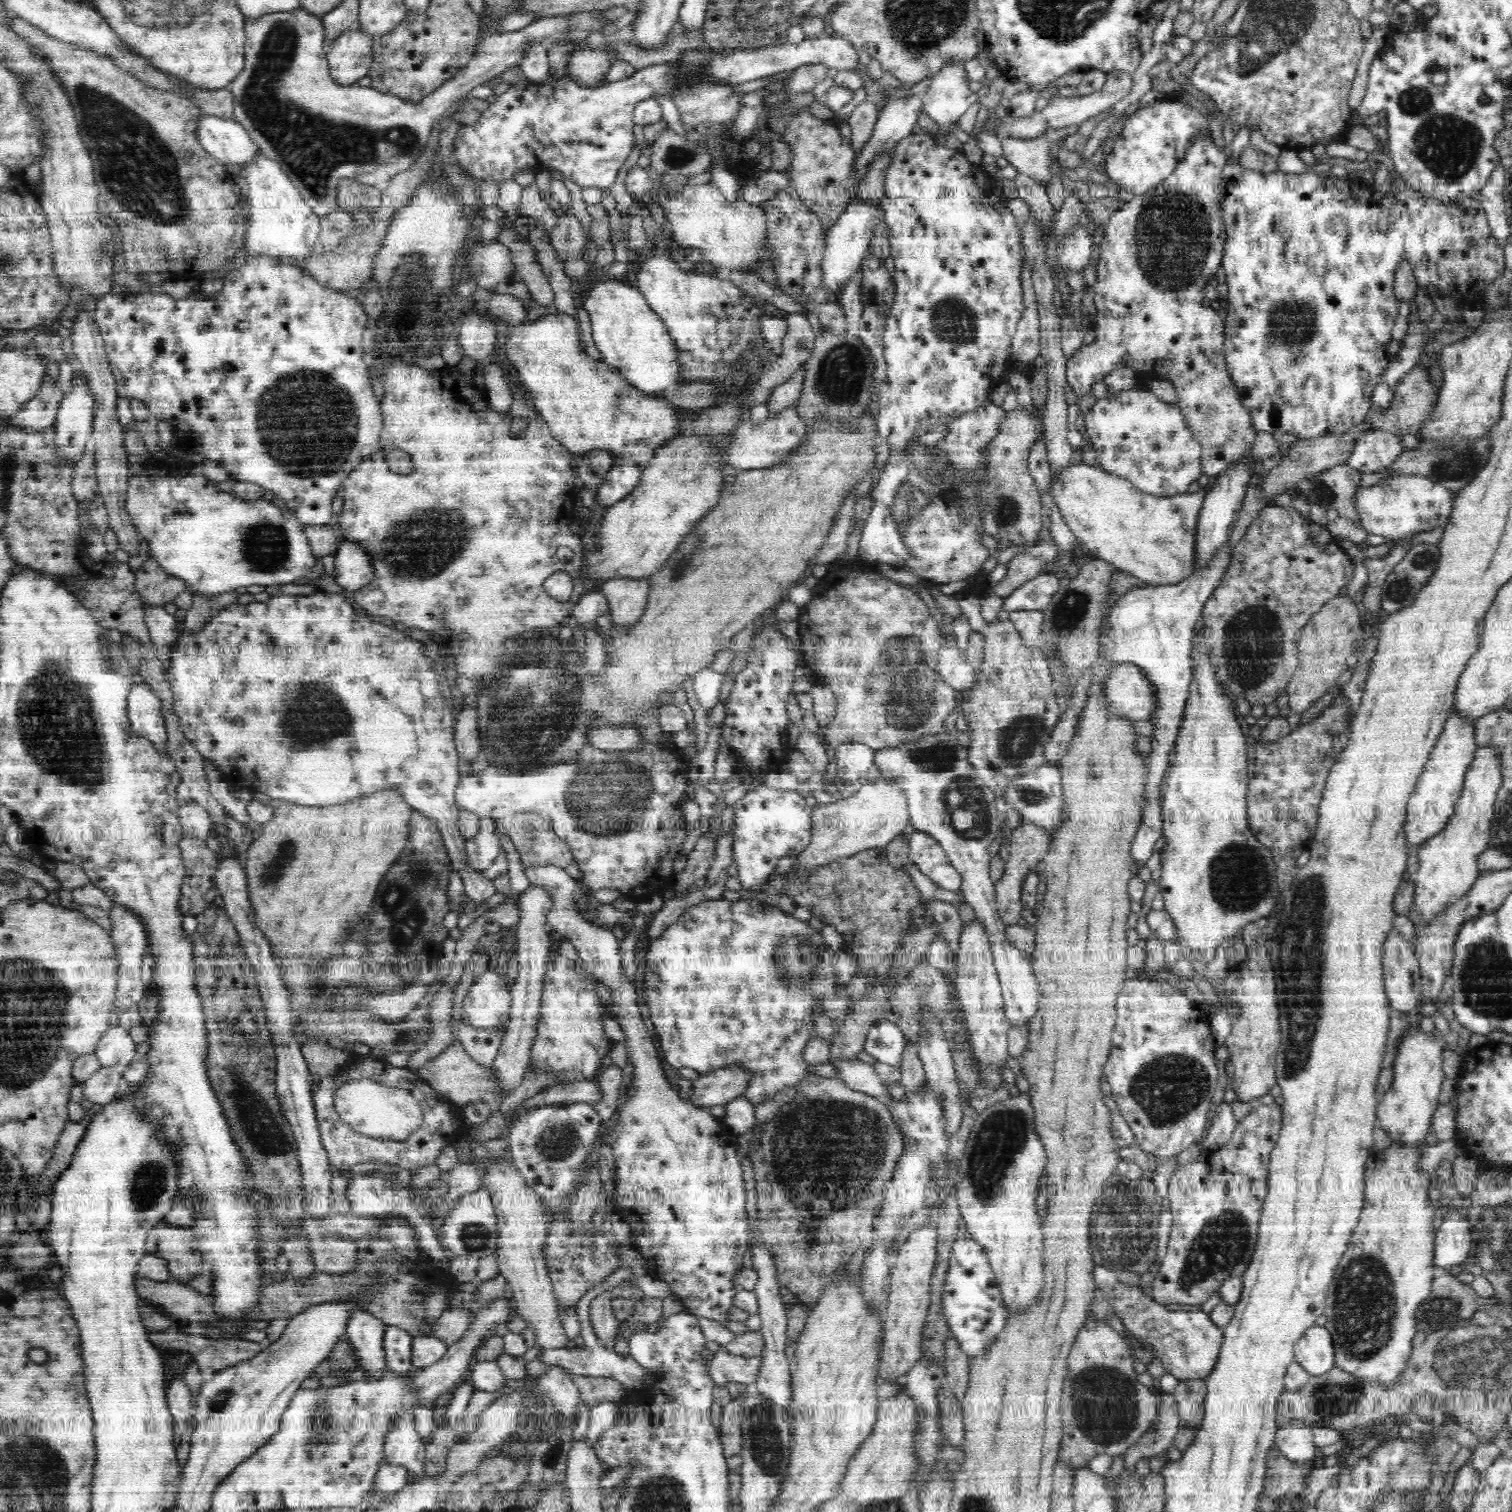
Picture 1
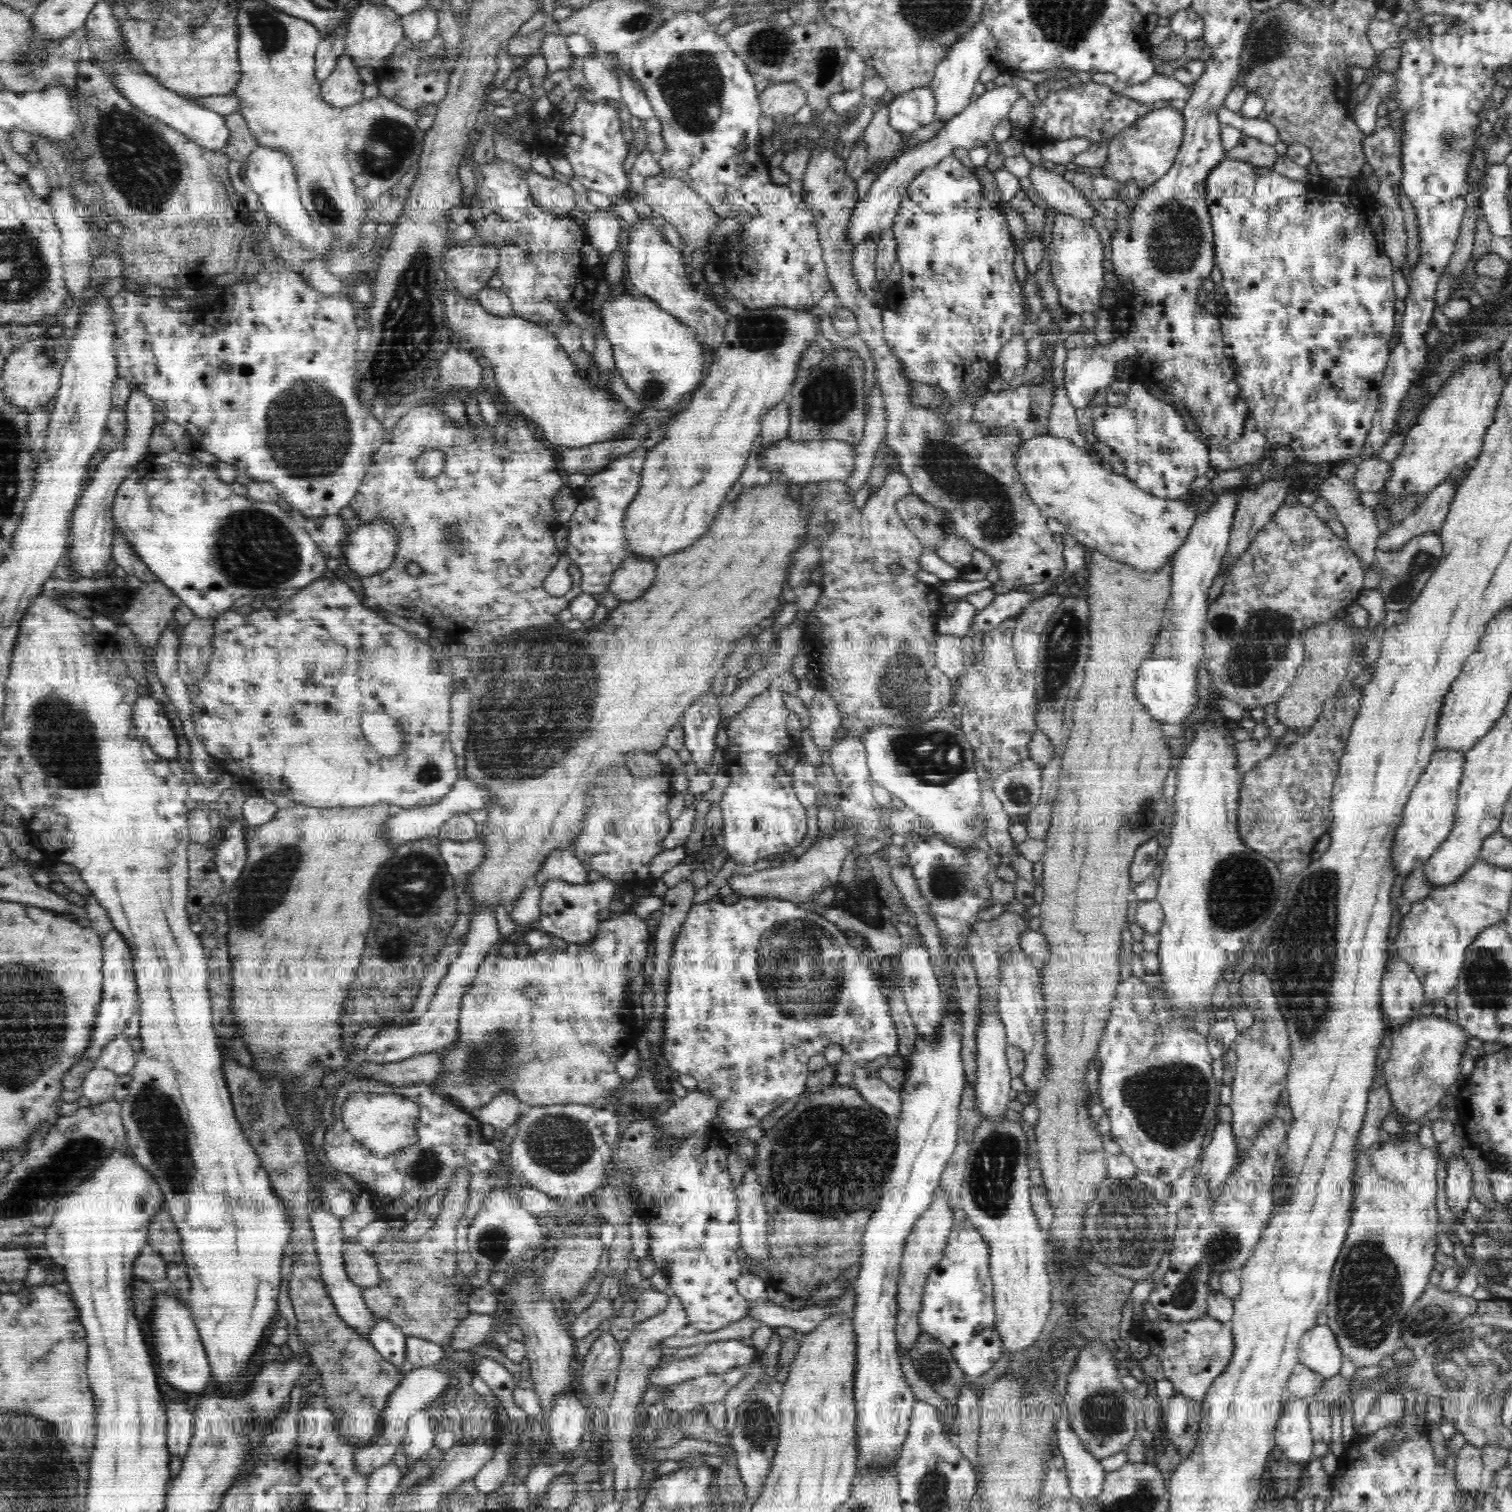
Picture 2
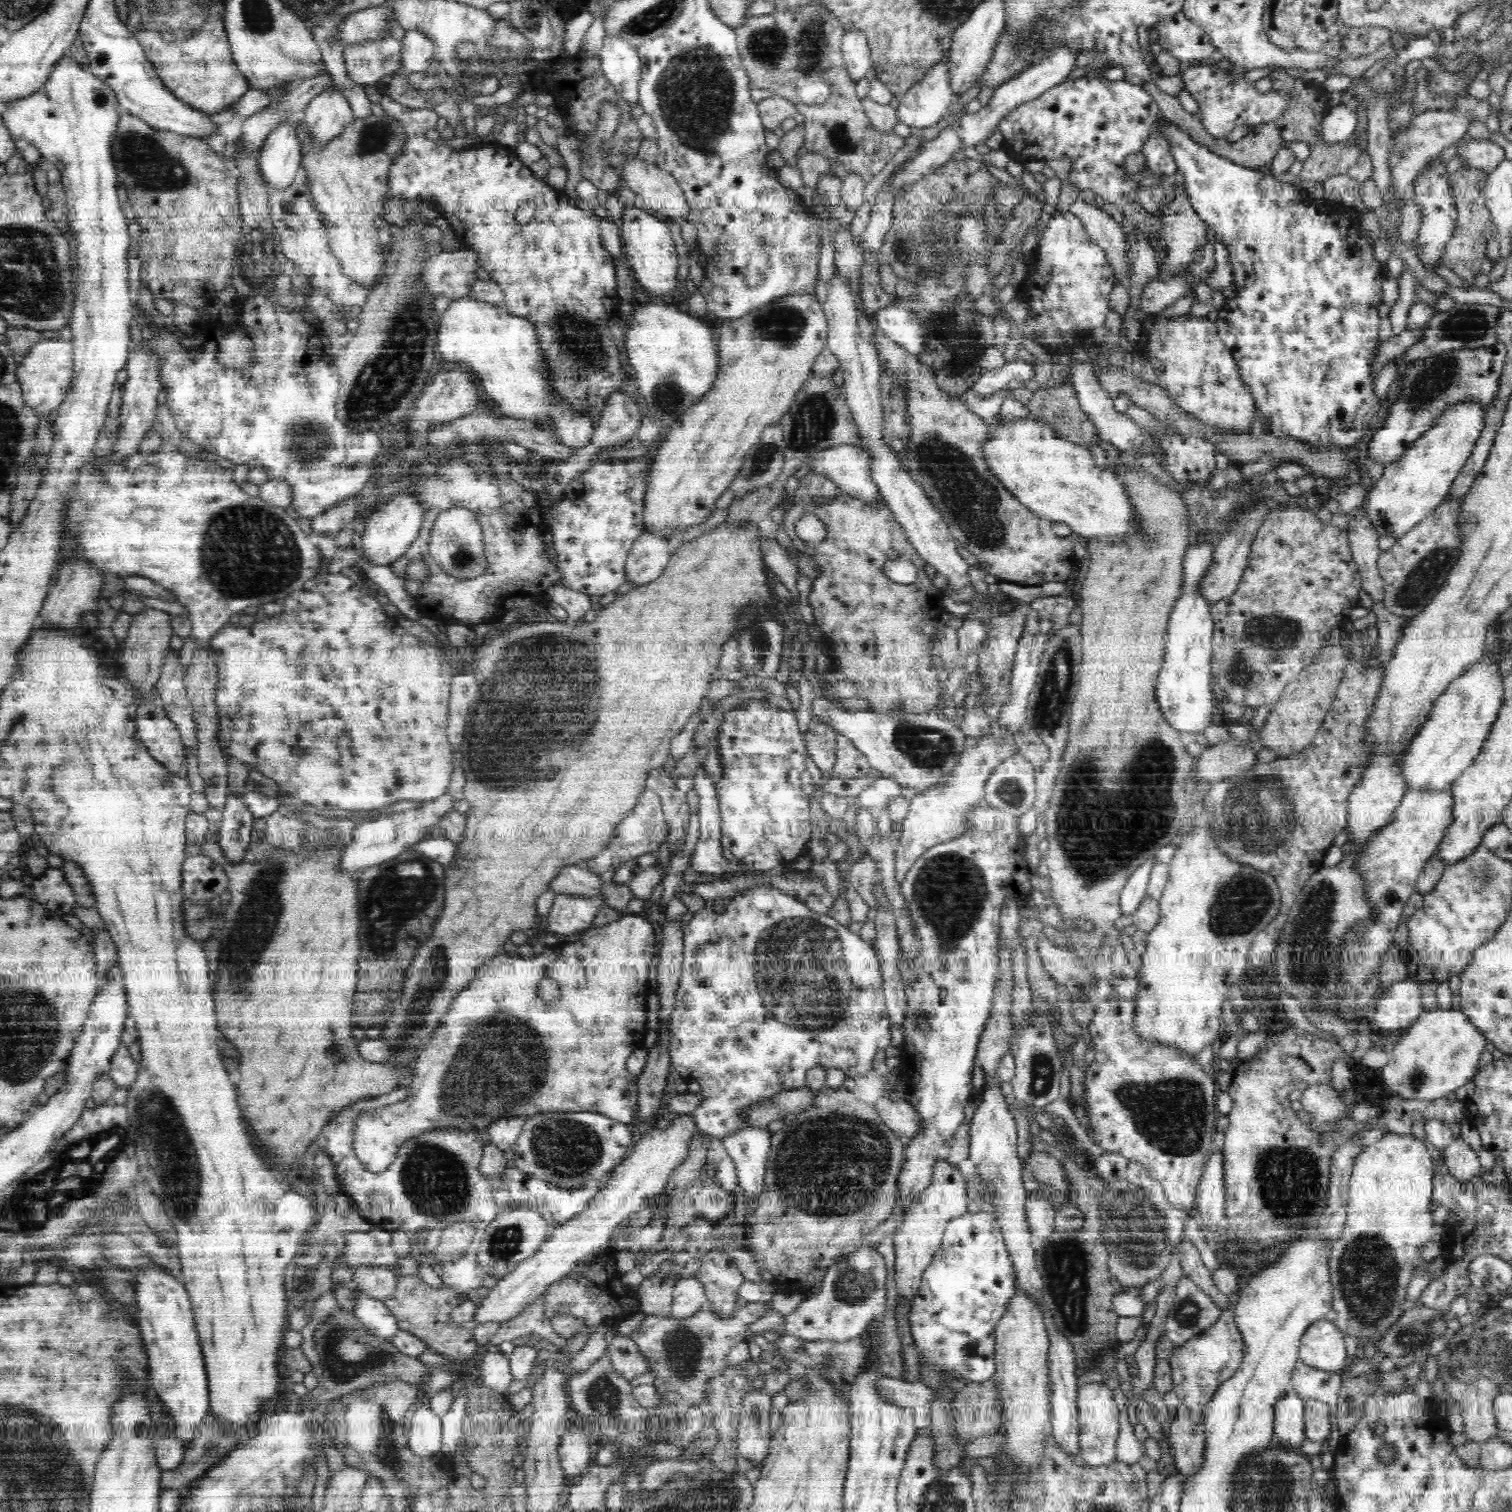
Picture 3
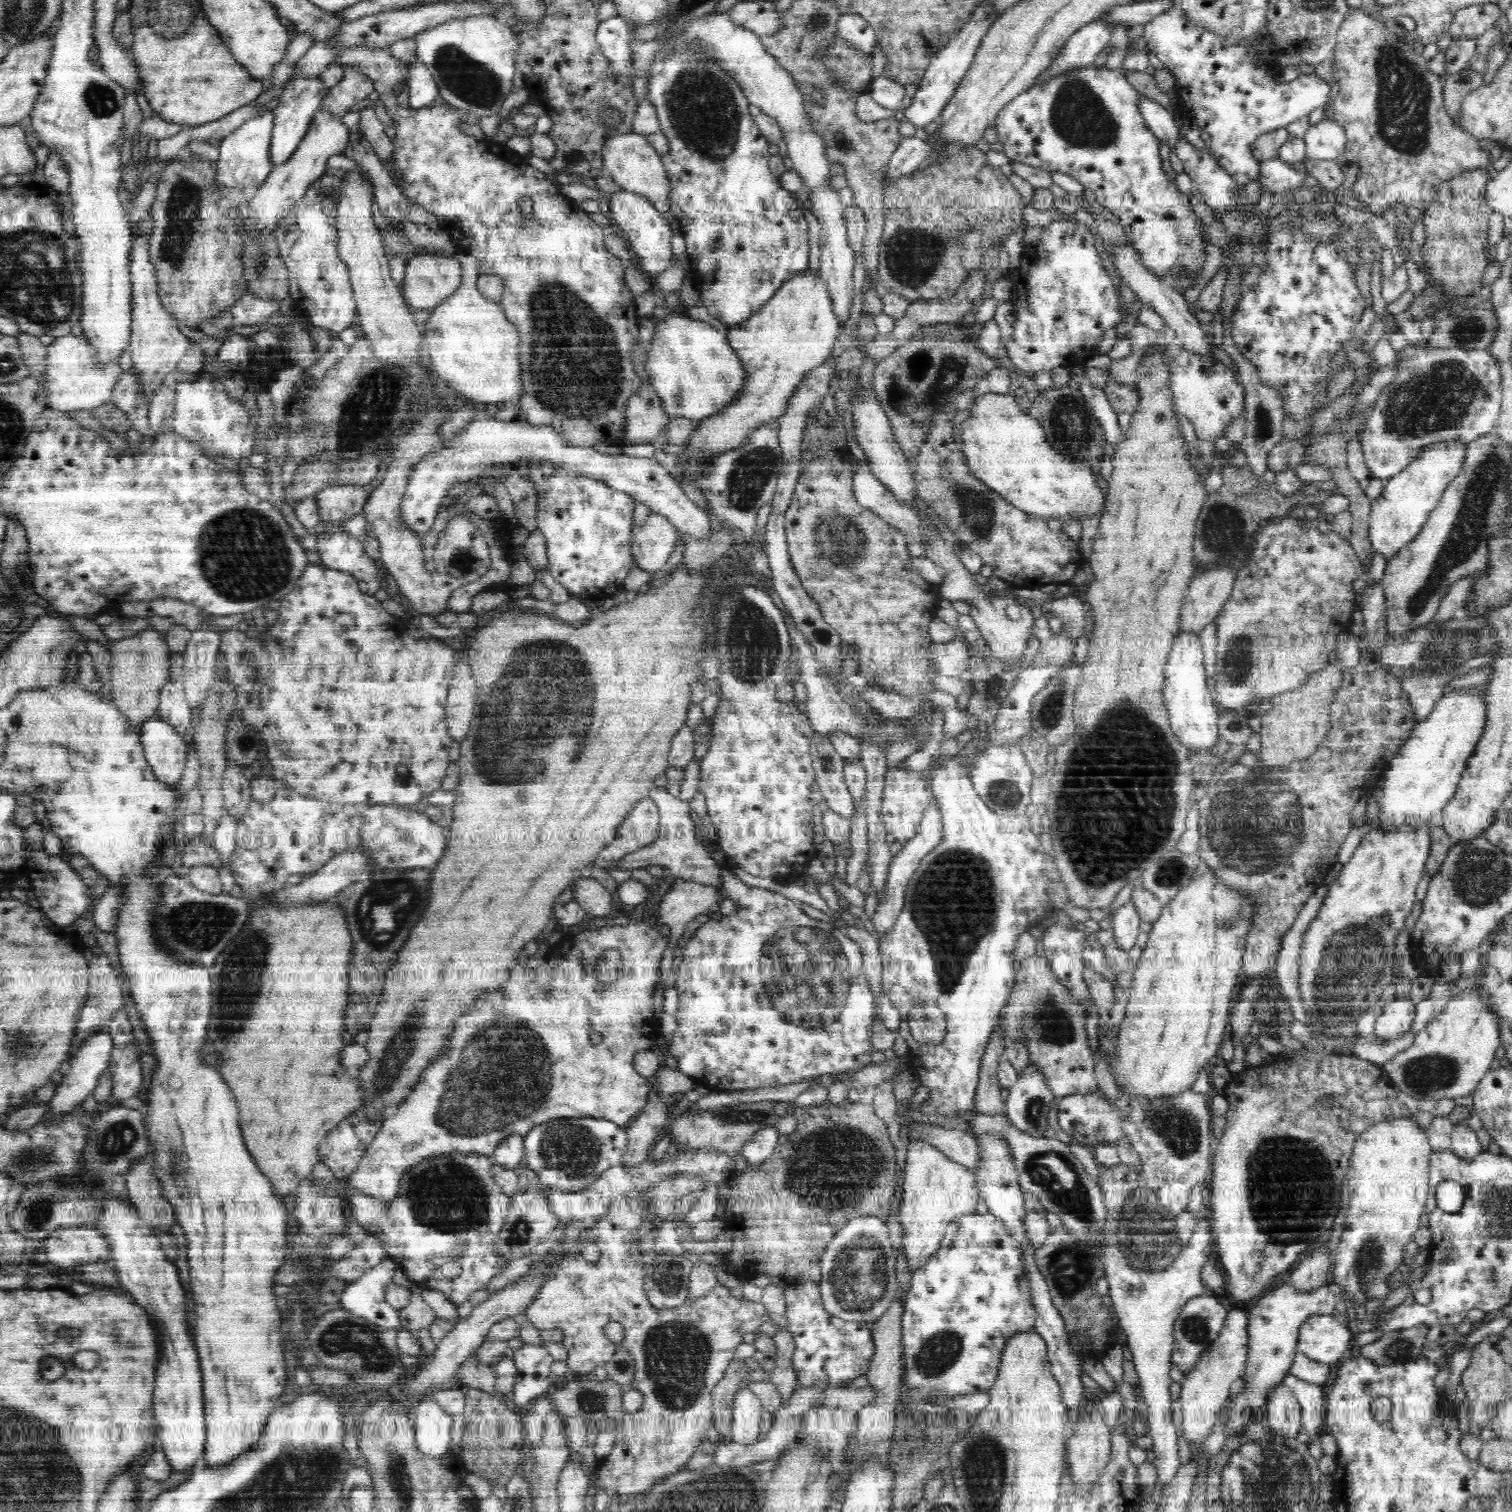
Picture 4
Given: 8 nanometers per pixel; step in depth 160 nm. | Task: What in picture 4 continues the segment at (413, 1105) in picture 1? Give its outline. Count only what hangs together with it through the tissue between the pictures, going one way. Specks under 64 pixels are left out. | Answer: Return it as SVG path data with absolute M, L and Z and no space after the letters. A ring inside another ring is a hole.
M631 919L626 926L607 924L597 929L585 930L579 932L574 936L572 944L568 942L568 948L560 948L556 946L554 952L554 970L552 968L538 968L538 970L530 970L530 968L522 968L522 966L514 966L510 972L510 980L500 988L502 994L488 994L486 998L482 998L482 1002L478 1002L478 1006L468 1012L466 1016L462 1016L456 1022L456 1030L452 1034L452 1044L450 1044L450 1052L440 1058L438 1062L434 1062L422 1076L420 1082L416 1084L416 1088L412 1090L412 1094L408 1094L405 1100L398 1106L398 1112L394 1109L389 1116L382 1120L381 1127L376 1132L376 1136L372 1141L365 1146L364 1156L361 1157L358 1169L352 1174L351 1182L358 1190L363 1190L364 1194L369 1194L372 1198L378 1201L392 1201L398 1194L398 1186L401 1184L401 1178L404 1172L410 1168L410 1165L416 1165L422 1160L428 1160L428 1157L437 1155L438 1153L446 1152L476 1152L483 1153L484 1156L490 1156L494 1150L498 1148L498 1144L517 1134L524 1137L525 1134L534 1125L542 1124L542 1122L550 1119L559 1118L576 1118L576 1117L604 1117L604 1120L610 1120L614 1124L626 1127L636 1116L641 1112L646 1102L648 1102L648 1092L650 1092L650 1078L642 1076L636 1072L633 1067L633 1056L638 1051L653 1050L656 1046L656 1040L659 1036L658 1025L654 1018L654 1003L652 1001L652 992L658 983L658 972L662 960L662 954L666 950L669 940L667 934L658 932L656 929ZM616 949L620 951L622 957L622 965L619 969L618 978L616 982L610 984L603 984L597 979L596 964L598 964L598 957L604 950ZM592 1032L600 1032L602 1034L602 1042L594 1044L590 1042L590 1034Z

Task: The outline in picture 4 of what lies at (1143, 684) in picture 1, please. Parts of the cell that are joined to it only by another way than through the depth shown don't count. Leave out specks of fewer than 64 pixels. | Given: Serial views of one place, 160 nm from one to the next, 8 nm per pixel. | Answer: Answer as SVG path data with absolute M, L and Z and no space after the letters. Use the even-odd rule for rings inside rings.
M1180 634L1173 638L1172 648L1168 652L1168 662L1164 670L1165 686L1163 700L1172 733L1176 734L1183 744L1196 752L1208 751L1218 744L1218 720L1222 710L1215 705L1214 696L1210 696L1211 682L1206 682L1206 670L1202 660L1200 638L1192 634Z

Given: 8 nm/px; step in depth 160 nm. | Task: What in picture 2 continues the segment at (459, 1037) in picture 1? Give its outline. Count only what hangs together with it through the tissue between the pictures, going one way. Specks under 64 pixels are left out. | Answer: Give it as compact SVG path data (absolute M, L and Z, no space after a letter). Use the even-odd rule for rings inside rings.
M490 910L474 912L474 918L471 918L470 922L472 922L472 926L469 926L465 943L458 957L452 962L450 970L439 982L425 1013L419 1017L418 1021L412 1022L406 1027L387 1028L378 1032L376 1036L374 1035L374 1038L367 1044L366 1062L374 1064L398 1062L418 1054L451 1047L458 1042L461 998L475 979L482 959L491 952L490 948L503 941L500 931L498 931L496 918Z

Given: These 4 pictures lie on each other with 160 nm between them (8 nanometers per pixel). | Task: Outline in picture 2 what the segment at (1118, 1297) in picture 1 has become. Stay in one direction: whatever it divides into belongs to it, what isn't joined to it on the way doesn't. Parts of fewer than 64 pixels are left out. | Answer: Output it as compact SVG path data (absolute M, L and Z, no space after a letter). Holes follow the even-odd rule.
M1202 1316L1184 1322L1148 1322L1146 1320L1146 1322L1138 1324L1136 1332L1138 1332L1138 1337L1140 1332L1148 1332L1148 1334L1142 1334L1142 1338L1148 1344L1151 1353L1160 1359L1165 1378L1173 1384L1177 1393L1194 1400L1203 1400L1208 1388L1212 1386L1212 1380L1216 1380L1216 1377L1224 1372L1229 1358L1232 1356L1233 1338L1230 1325L1210 1316Z

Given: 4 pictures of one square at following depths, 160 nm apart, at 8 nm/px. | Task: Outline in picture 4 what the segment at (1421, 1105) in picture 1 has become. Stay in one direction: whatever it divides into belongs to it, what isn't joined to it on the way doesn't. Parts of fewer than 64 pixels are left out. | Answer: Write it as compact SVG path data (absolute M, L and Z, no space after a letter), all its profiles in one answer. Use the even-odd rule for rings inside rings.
M1474 987L1452 998L1424 1030L1416 1033L1406 1050L1380 1066L1398 1090L1415 1099L1460 1098L1476 1090L1477 1084L1490 1070L1500 1045L1496 1018L1483 1002L1479 988Z

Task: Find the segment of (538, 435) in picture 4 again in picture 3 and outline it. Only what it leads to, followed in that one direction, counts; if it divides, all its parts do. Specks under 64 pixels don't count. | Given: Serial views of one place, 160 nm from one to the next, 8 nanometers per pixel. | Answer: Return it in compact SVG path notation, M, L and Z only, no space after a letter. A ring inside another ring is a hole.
M412 496L391 498L381 504L368 519L364 520L366 528L363 535L356 539L356 546L362 556L376 565L391 565L398 560L417 539L421 527L421 508Z

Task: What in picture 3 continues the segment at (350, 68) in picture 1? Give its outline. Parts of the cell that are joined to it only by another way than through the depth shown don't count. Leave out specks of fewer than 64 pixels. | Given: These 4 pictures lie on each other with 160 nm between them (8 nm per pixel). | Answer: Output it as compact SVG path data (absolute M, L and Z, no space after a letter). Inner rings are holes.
M339 89L324 90L314 96L305 108L304 116L310 131L321 142L336 137L354 118L348 97Z

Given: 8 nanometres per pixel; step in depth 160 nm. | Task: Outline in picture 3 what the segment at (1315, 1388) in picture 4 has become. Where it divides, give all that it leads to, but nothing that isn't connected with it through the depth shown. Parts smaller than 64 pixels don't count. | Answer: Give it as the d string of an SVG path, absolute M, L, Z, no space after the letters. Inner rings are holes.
M1316 1399L1304 1401L1305 1406L1305 1435L1308 1440L1323 1442L1330 1436L1330 1406Z

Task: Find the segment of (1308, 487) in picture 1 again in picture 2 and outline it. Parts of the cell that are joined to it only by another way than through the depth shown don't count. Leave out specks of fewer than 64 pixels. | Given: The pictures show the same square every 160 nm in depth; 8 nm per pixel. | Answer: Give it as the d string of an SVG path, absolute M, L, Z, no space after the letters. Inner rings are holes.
M1331 474L1320 486L1320 494L1334 506L1337 511L1337 518L1344 525L1348 546L1351 551L1360 559L1361 567L1365 571L1372 568L1374 564L1375 552L1377 550L1377 540L1380 538L1380 530L1377 525L1377 517L1372 510L1364 506L1358 498L1354 484L1344 482L1336 474Z

